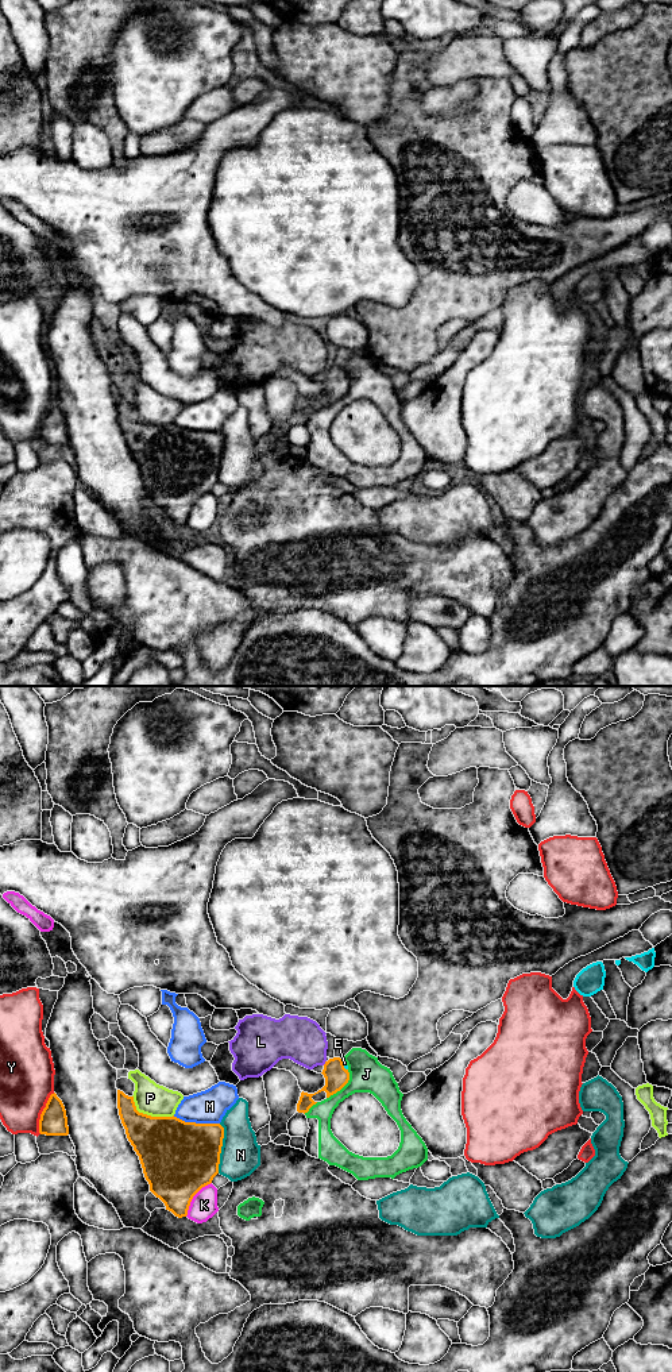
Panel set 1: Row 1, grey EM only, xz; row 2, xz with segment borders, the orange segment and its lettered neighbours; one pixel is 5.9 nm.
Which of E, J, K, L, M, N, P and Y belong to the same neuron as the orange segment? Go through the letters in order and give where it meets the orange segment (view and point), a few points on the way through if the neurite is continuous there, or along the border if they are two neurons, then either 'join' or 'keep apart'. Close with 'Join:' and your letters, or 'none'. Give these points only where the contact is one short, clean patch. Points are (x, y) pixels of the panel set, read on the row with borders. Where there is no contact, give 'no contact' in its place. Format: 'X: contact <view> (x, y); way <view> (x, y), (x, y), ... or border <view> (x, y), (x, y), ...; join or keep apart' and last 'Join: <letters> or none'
E: contact xz (343, 1066); way xz (336, 1076), (336, 1072), (343, 1066), (344, 1063); join
J: contact xz (343, 1086); keep apart
K: contact xz (192, 1198); keep apart
L: contact xz (325, 1063); keep apart
M: contact xz (194, 1122); keep apart
N: contact xz (220, 1148); keep apart
P: contact xz (149, 1116); keep apart
Y: contact xz (42, 1113); keep apart
Join: E

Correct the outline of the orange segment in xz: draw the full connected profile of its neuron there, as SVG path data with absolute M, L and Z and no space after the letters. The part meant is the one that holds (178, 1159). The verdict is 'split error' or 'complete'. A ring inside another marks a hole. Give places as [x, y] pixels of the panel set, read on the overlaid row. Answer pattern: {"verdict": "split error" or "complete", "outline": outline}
{"verdict": "complete", "outline": "M120 1090L117 1109L150 1191L175 1217L186 1217L193 1196L219 1173L224 1128L139 1113Z"}

